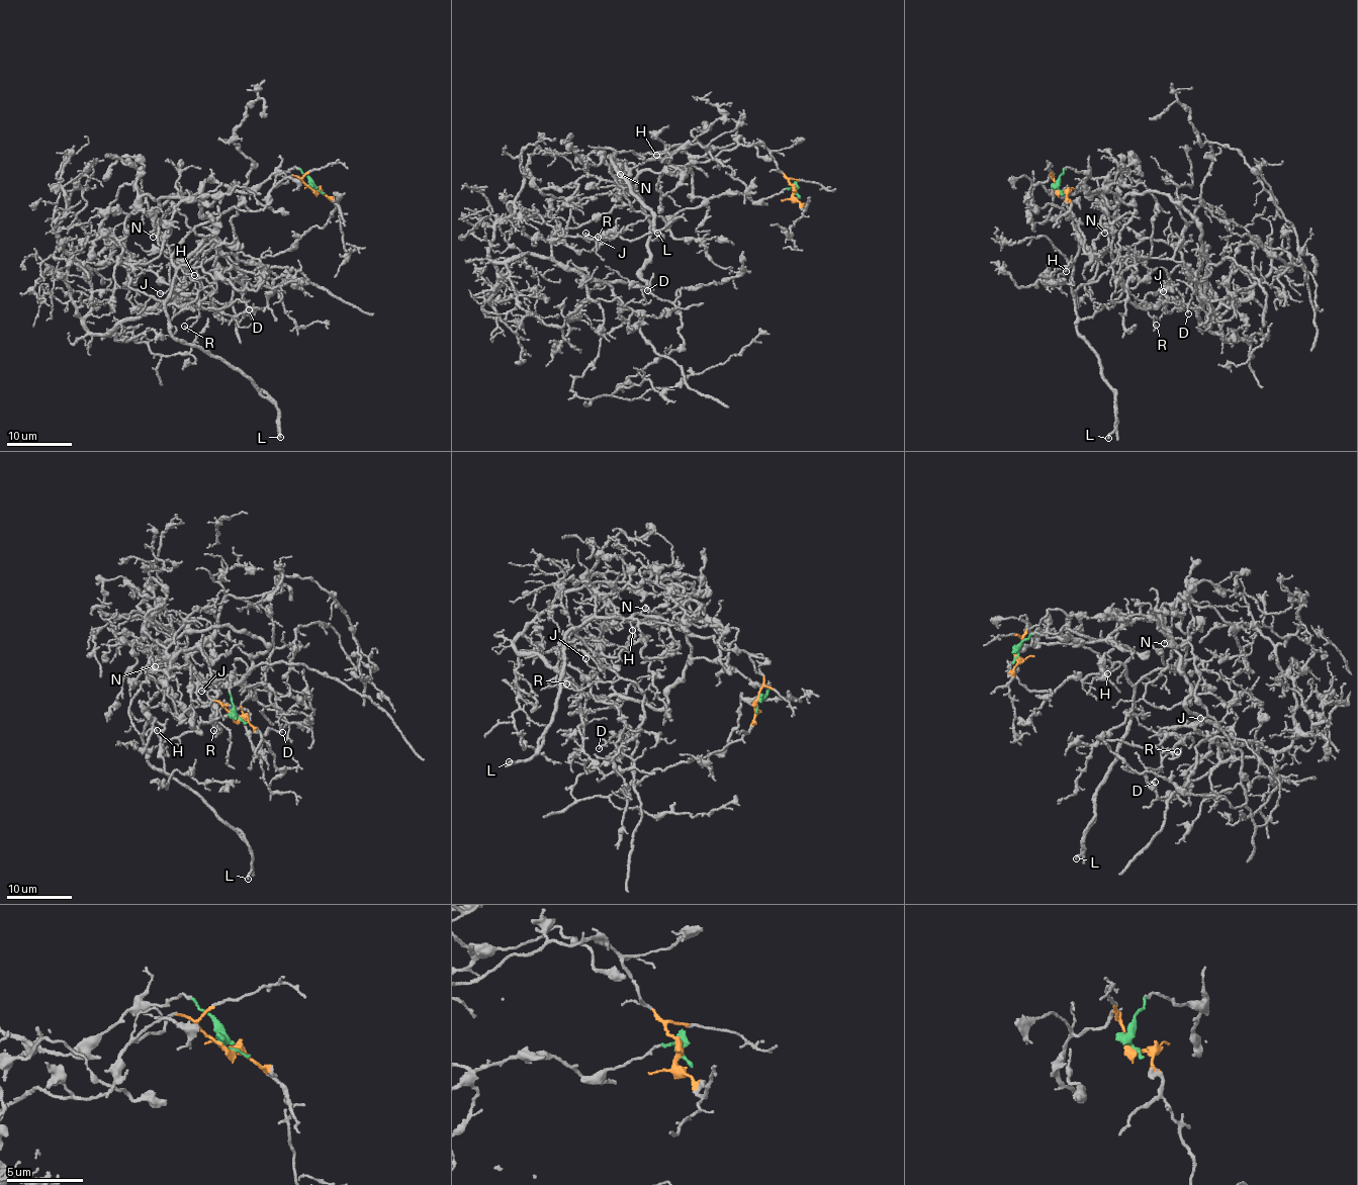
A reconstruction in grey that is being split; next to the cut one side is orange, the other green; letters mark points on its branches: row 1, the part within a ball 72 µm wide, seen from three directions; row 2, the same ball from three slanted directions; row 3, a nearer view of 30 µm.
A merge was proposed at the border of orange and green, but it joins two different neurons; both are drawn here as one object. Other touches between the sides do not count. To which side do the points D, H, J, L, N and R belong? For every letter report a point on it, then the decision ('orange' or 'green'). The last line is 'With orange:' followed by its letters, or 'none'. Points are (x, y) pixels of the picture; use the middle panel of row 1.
D: at (647, 290); green
H: at (656, 155); orange
J: at (585, 233); orange
L: at (657, 233); orange
N: at (620, 174); green
R: at (598, 237); orange
With orange: H, J, L, R

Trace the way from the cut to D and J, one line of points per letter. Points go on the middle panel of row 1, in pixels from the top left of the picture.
D: (794, 188), (705, 198), (683, 169), (639, 174), (647, 281), (585, 282), (595, 300), (675, 307), (648, 290)
J: (794, 188), (758, 143), (676, 166), (617, 154), (610, 173), (644, 219), (602, 242), (585, 232)

